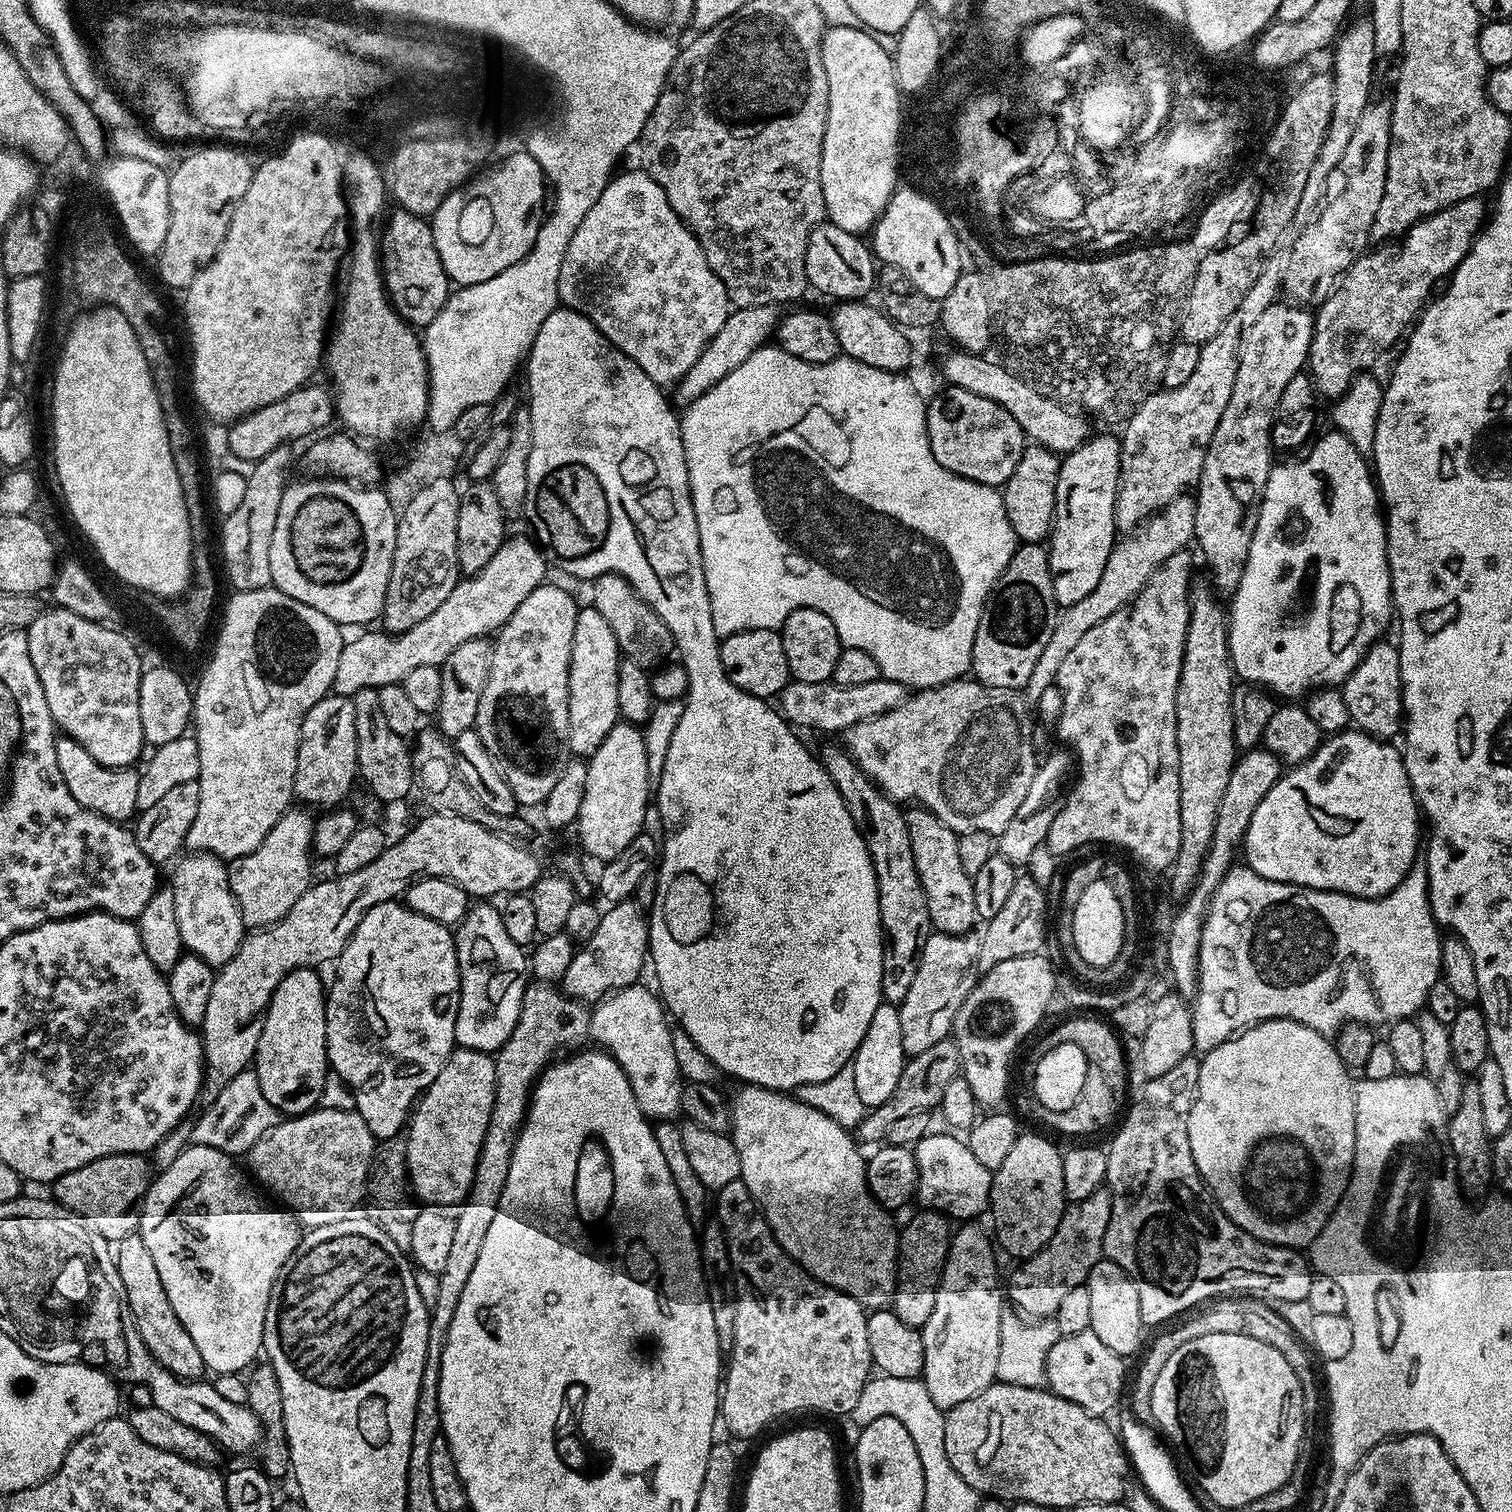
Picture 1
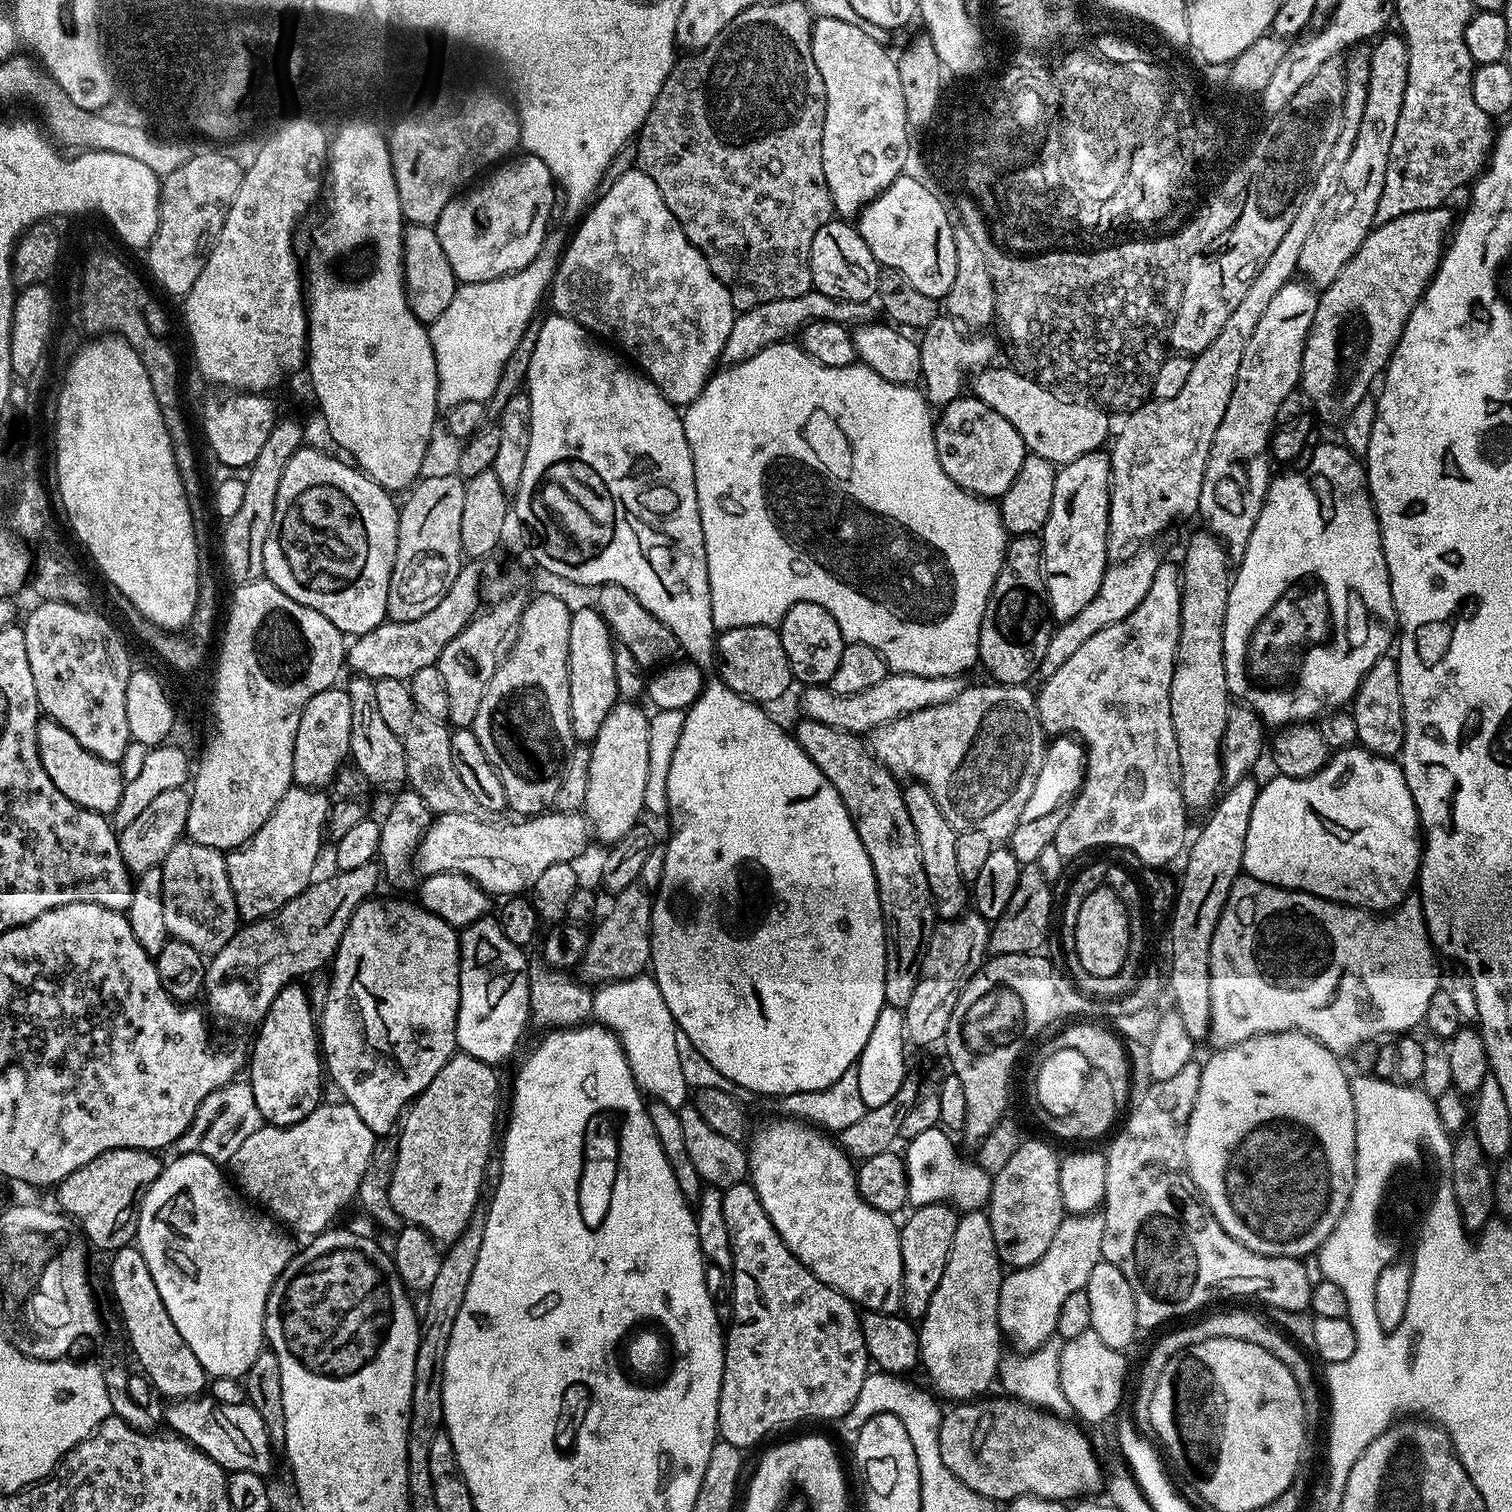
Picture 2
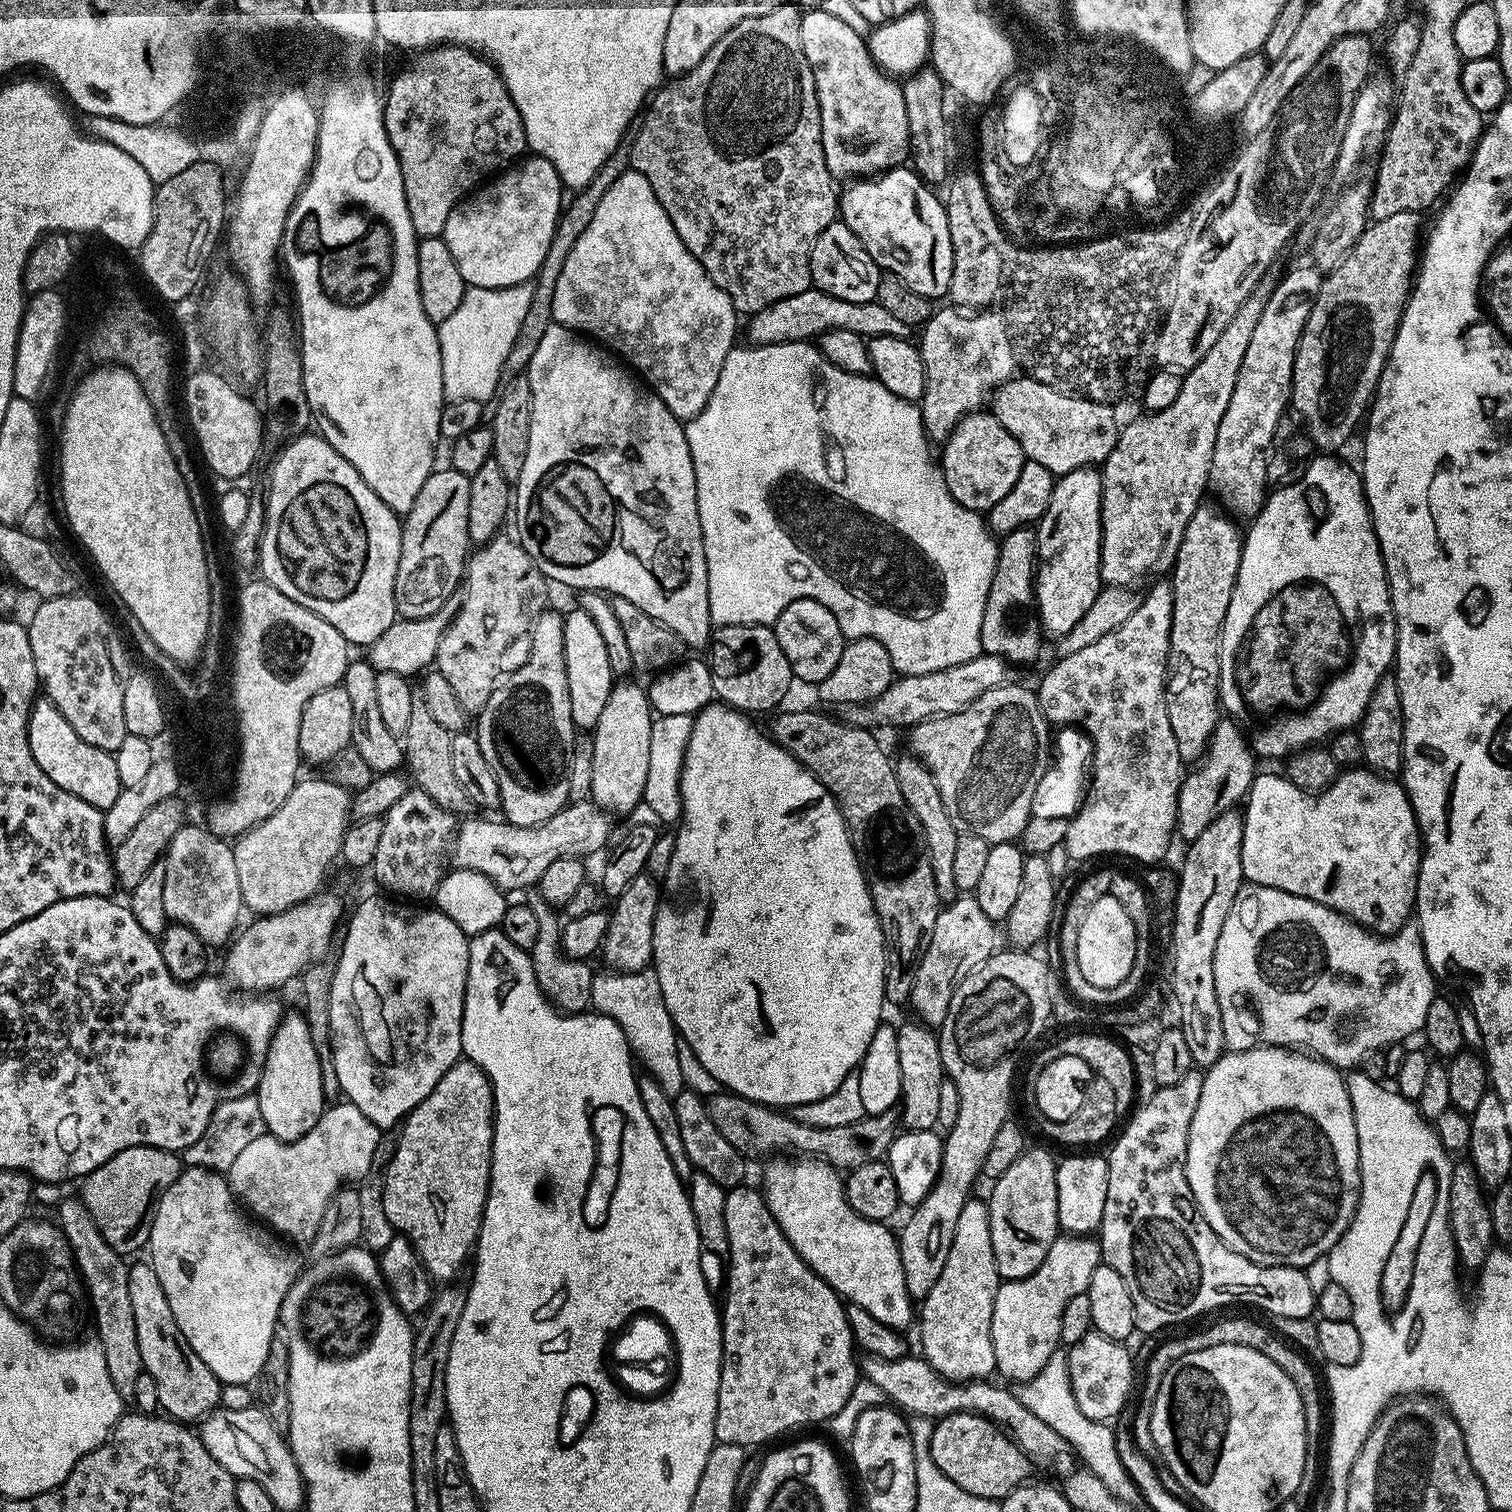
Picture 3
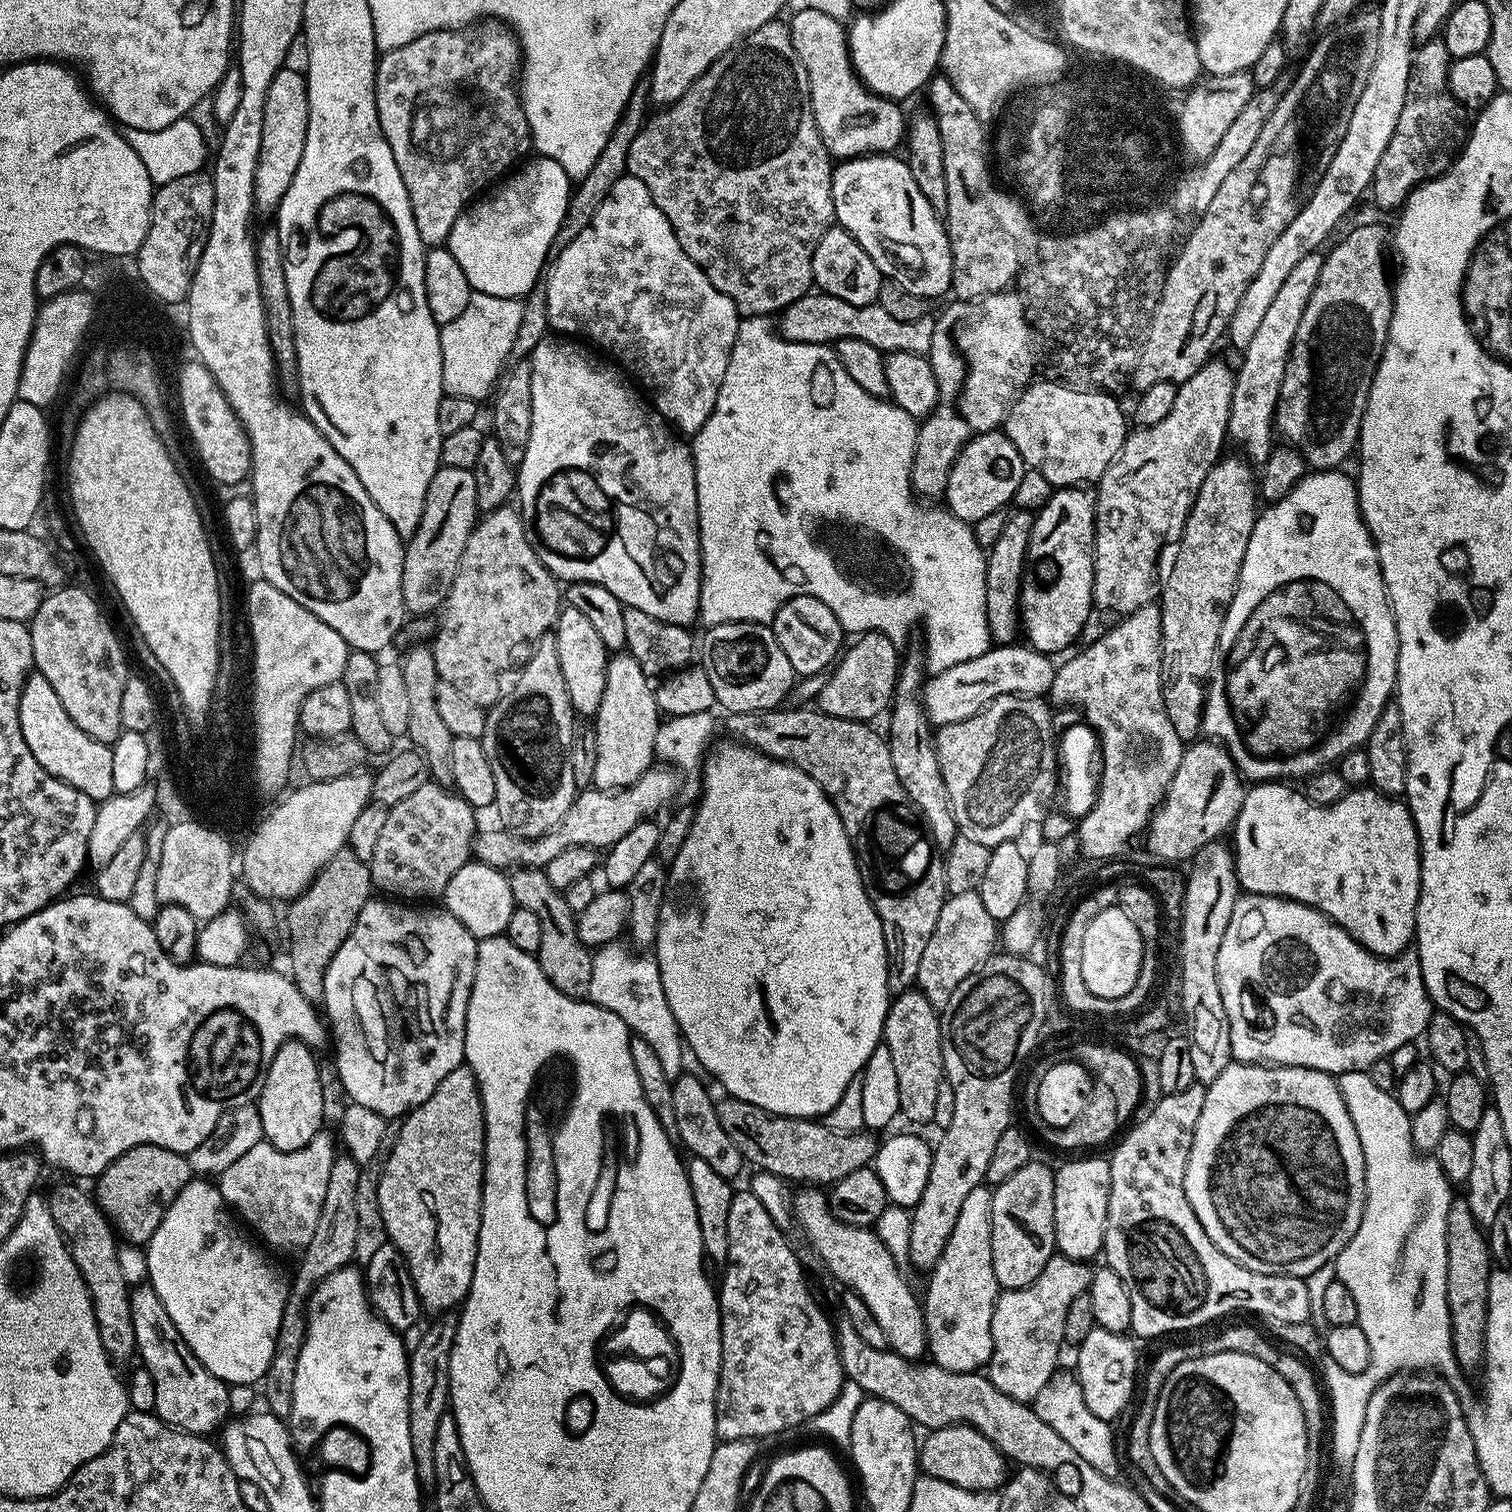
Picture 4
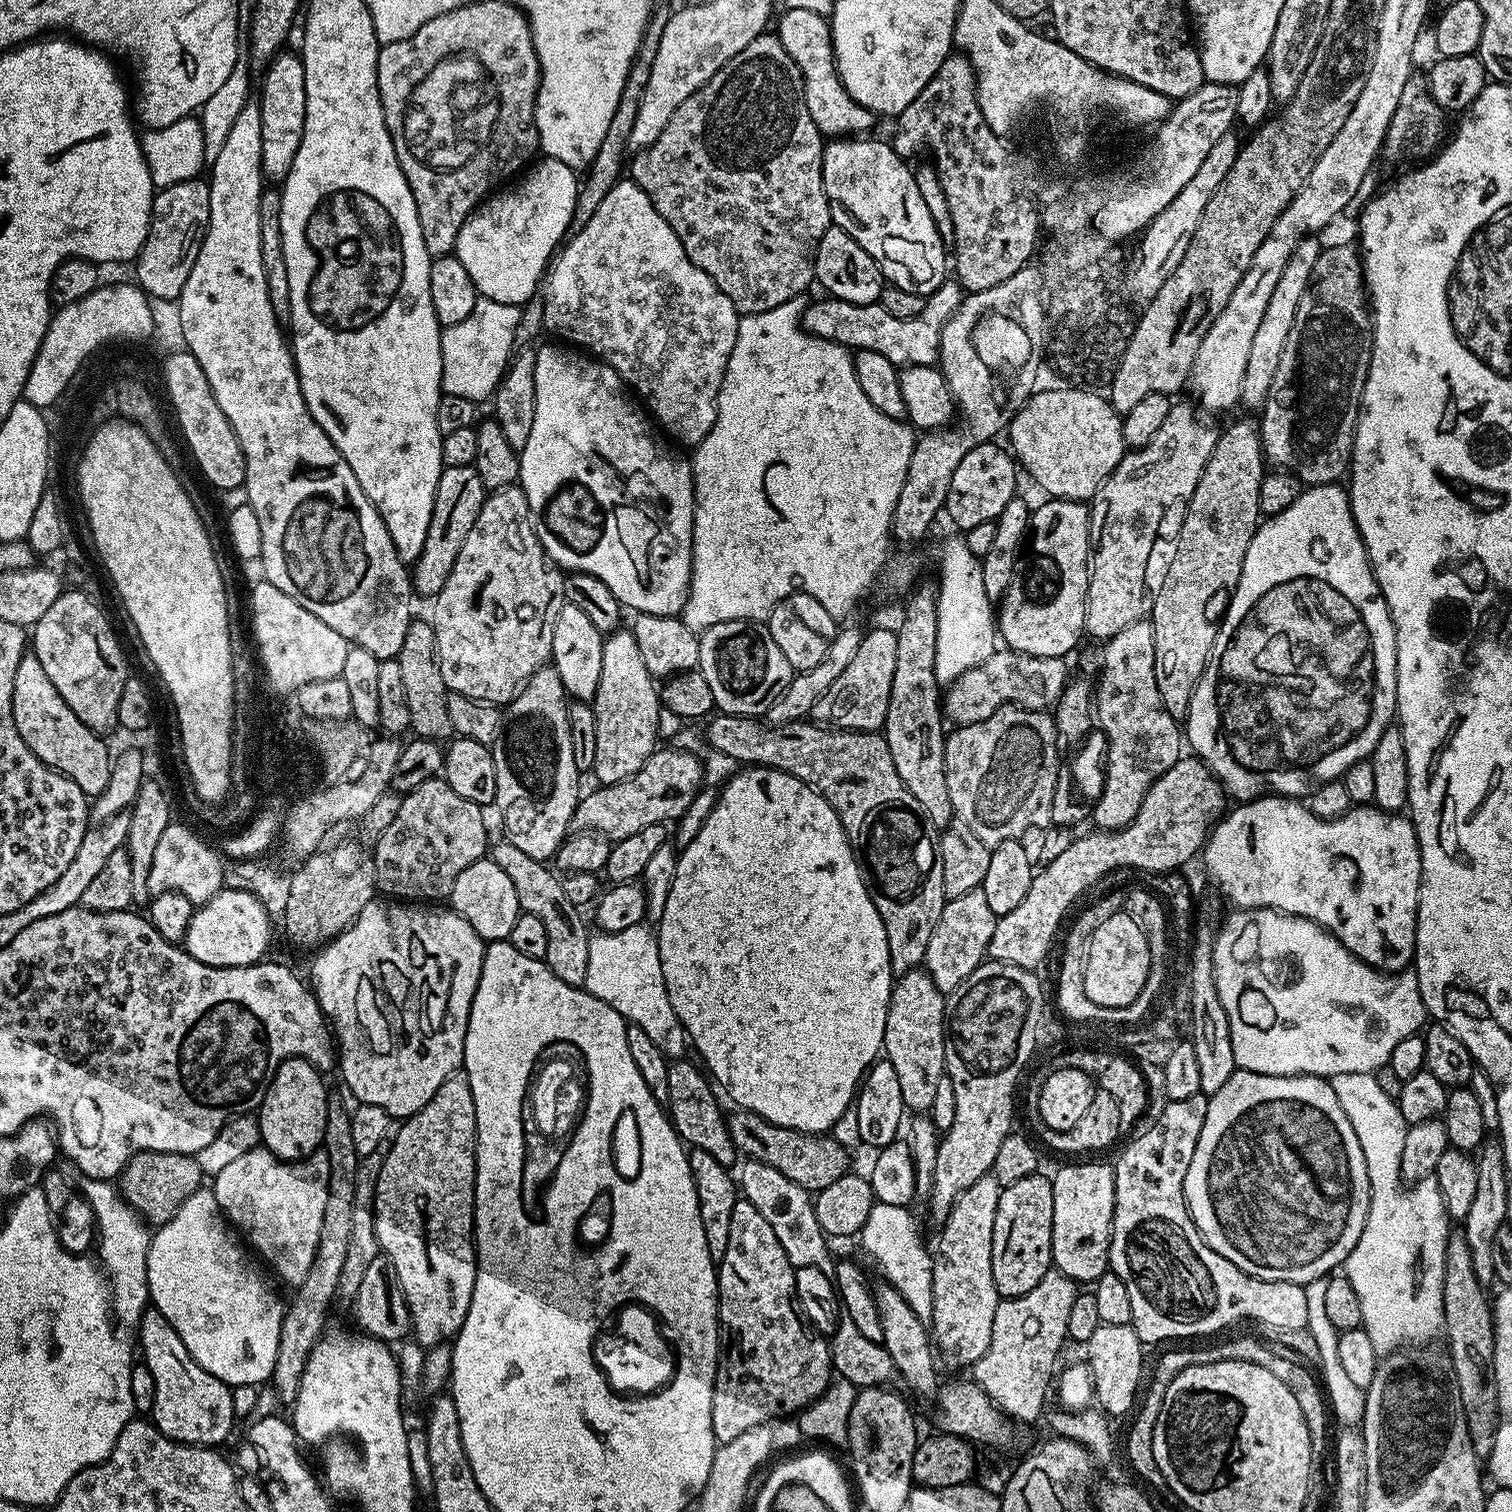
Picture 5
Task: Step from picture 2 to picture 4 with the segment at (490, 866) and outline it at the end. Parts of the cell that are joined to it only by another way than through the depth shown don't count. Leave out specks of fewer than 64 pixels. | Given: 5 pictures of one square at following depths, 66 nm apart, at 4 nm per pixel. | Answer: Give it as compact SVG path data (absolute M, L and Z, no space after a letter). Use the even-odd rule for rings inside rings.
M653 766L646 770L646 774L642 774L642 778L638 778L638 782L634 782L628 788L605 790L589 786L577 794L570 810L566 810L562 822L558 822L556 828L552 828L536 840L525 840L523 836L516 836L507 830L499 830L500 832L481 831L477 835L474 845L475 859L479 863L489 864L501 870L507 869L509 866L543 869L550 862L550 858L562 854L562 850L570 850L570 846L586 846L597 850L607 850L612 847L614 842L618 842L618 838L622 838L628 831L634 830L636 824L641 824L644 820L655 817L655 812L662 811L675 798L676 779L678 776L673 769L667 766Z

